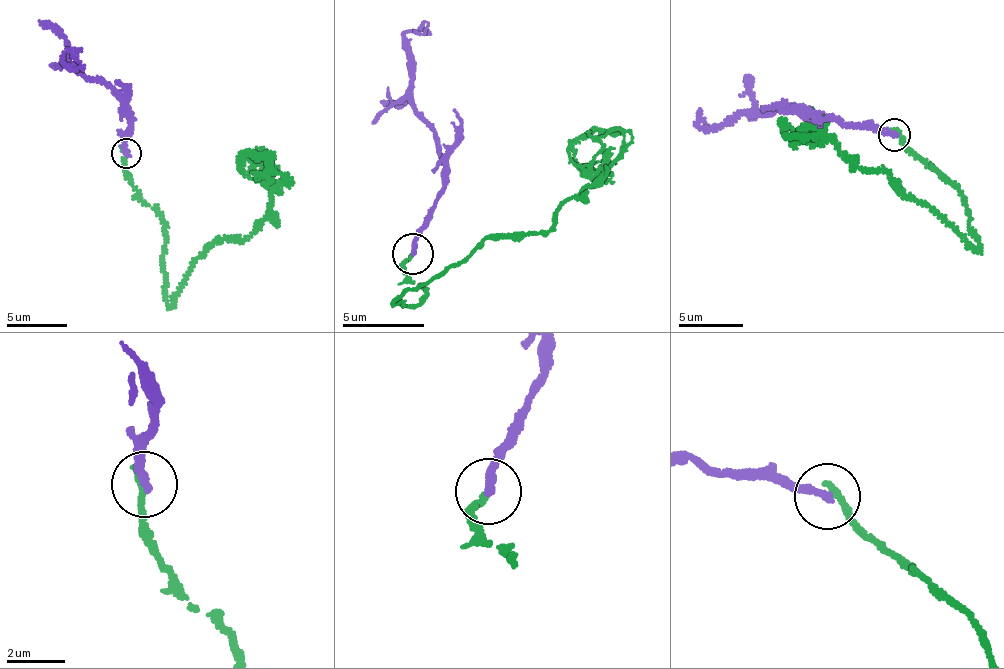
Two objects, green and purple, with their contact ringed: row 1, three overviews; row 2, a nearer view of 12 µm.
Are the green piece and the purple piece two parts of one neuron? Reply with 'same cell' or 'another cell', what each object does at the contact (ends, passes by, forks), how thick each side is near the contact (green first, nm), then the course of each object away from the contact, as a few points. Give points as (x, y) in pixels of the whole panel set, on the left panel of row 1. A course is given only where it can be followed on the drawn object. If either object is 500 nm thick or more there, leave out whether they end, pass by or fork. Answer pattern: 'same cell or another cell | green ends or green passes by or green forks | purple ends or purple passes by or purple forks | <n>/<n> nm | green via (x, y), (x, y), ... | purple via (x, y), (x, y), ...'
another cell | green ends | purple ends | 280/300 nm | green via (124, 154), (129, 182), (167, 238), (170, 305), (213, 240), (249, 240), (258, 230), (276, 187), (252, 155) | purple via (126, 152), (126, 133), (130, 118), (122, 99), (103, 82), (64, 62), (66, 51), (81, 48)

